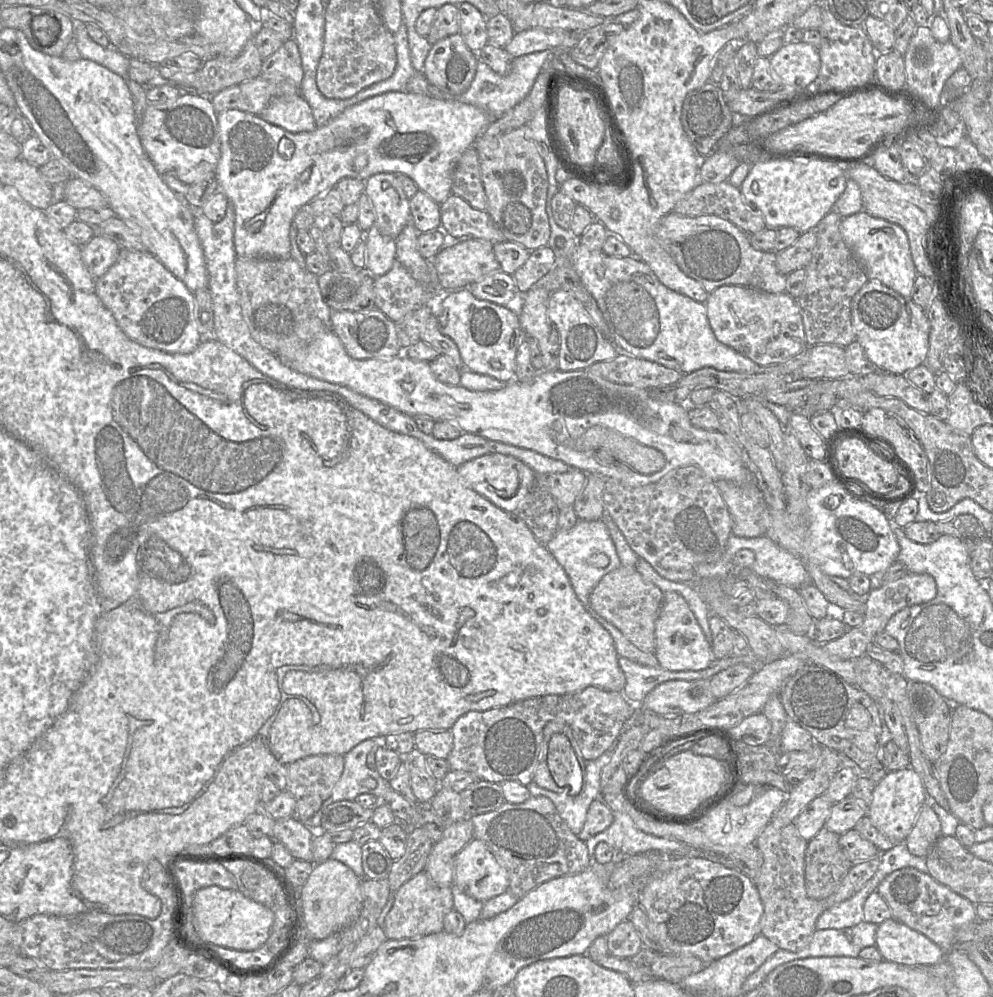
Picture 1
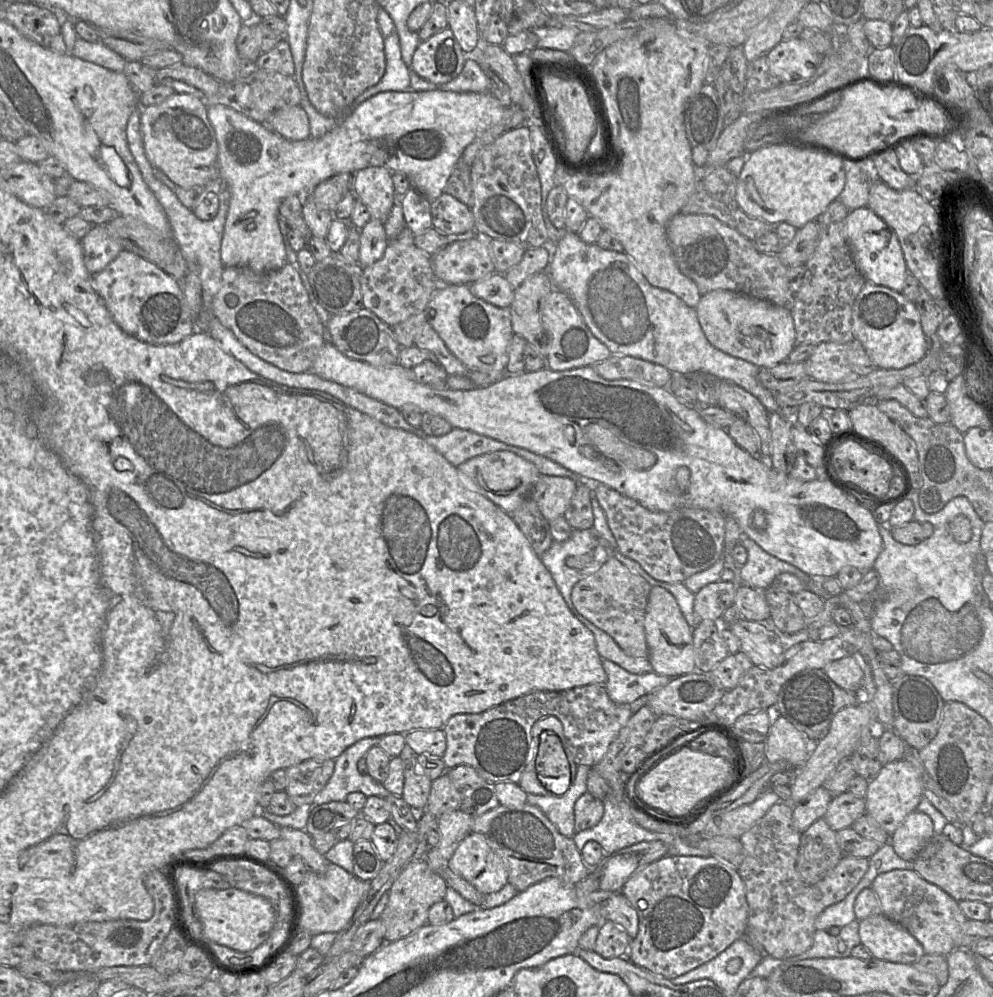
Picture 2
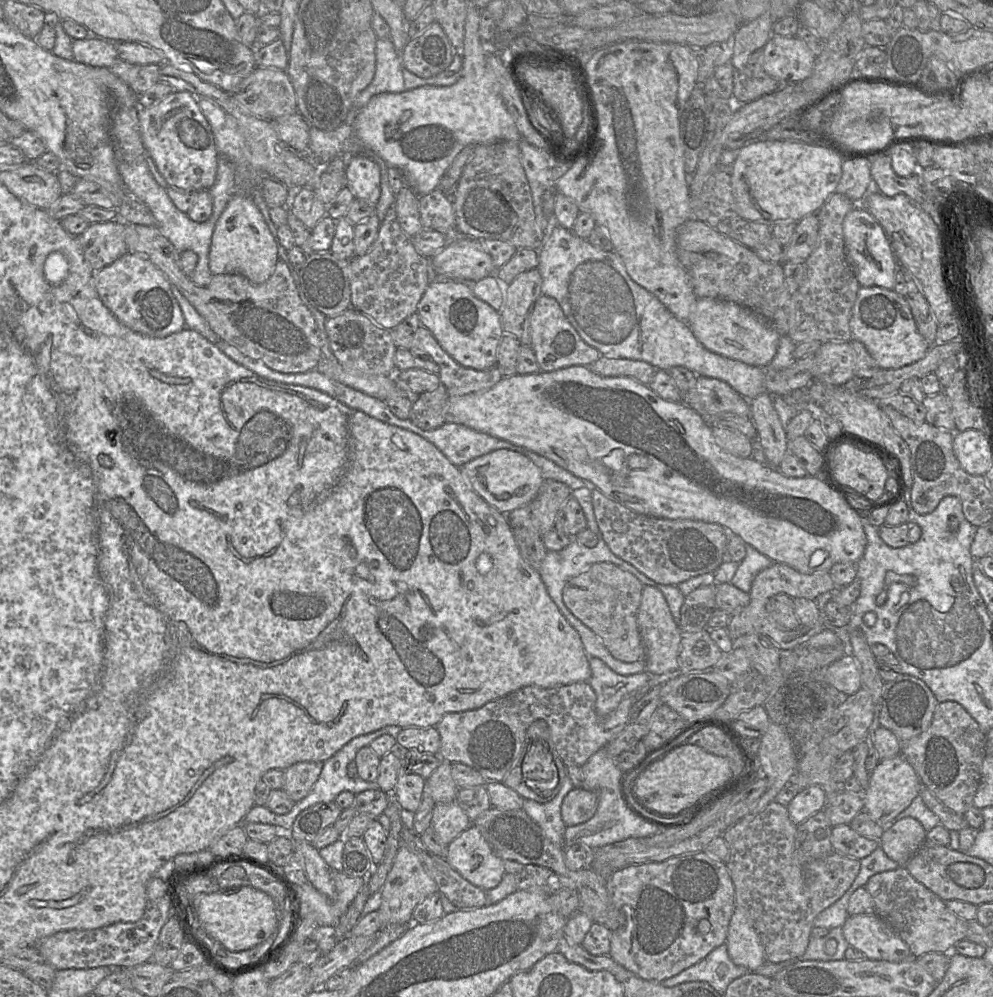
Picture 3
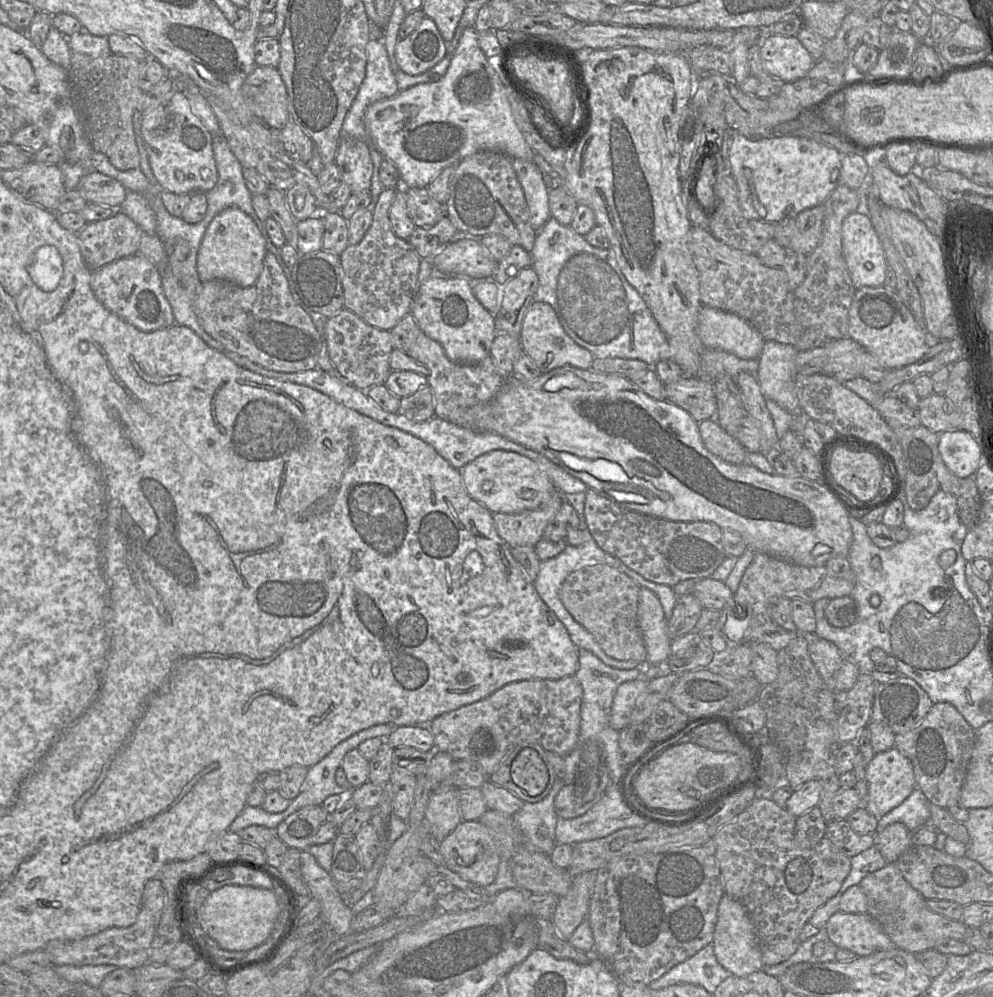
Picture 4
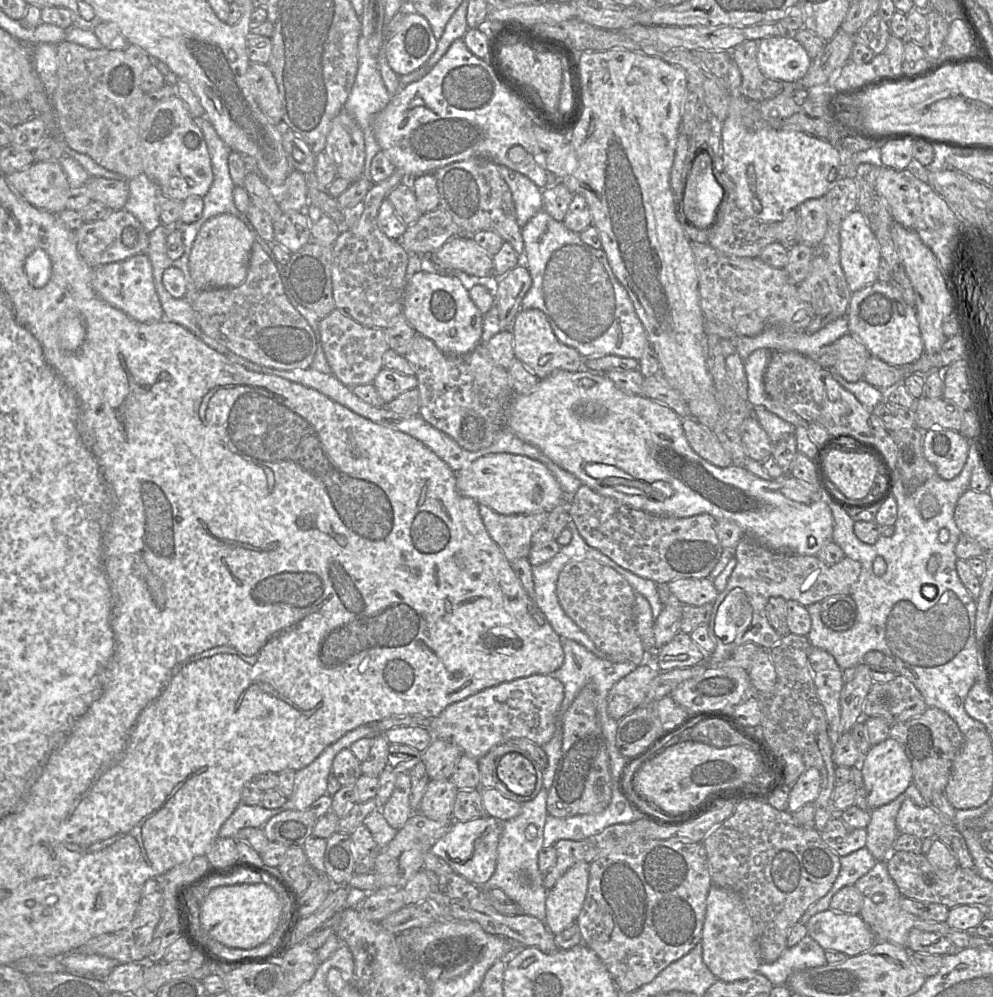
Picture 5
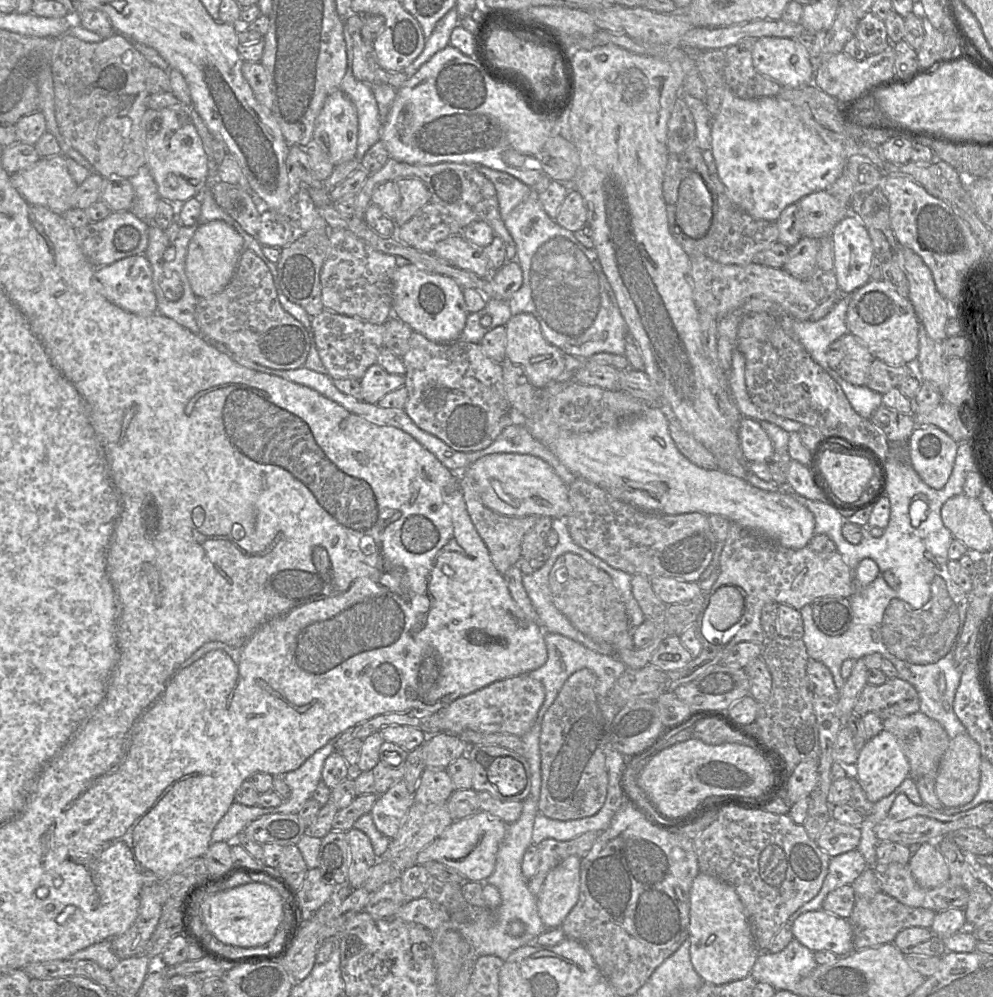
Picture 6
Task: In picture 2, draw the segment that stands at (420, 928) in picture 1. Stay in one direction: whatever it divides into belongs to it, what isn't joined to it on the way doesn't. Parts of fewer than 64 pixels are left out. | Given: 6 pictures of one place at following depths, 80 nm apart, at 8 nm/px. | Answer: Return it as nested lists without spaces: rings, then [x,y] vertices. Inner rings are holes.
[[[426,860],[410,862],[398,875],[388,891],[388,902],[380,915],[385,926],[385,942],[393,942],[410,935],[428,924],[429,908],[444,900],[447,884],[440,875],[432,871]]]

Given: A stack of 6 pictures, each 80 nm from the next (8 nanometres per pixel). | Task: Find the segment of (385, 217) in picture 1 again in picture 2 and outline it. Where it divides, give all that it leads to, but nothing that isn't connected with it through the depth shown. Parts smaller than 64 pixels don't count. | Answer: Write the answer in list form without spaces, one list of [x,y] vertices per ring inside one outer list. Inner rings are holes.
[[[371,166],[353,173],[352,192],[368,208],[371,219],[383,223],[394,205],[392,172],[384,167]]]

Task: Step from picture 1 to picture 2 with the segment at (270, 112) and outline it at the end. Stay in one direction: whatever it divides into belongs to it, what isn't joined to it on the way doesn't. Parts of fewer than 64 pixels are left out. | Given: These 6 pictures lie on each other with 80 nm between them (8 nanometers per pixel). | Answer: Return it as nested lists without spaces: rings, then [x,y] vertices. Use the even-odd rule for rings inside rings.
[[[301,105],[277,110],[266,125],[278,135],[291,141],[301,141],[310,137],[309,118]]]

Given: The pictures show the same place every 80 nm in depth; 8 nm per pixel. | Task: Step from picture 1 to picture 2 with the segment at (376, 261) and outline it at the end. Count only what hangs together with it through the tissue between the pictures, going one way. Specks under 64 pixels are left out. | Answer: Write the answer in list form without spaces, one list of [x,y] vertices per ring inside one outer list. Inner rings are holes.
[[[371,219],[360,229],[360,248],[358,264],[363,268],[378,261],[388,245],[383,222]]]

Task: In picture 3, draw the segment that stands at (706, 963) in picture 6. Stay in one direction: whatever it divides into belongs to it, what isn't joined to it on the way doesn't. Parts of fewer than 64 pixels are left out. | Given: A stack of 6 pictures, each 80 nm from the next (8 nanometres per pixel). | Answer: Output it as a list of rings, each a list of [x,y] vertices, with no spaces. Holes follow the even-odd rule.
[[[735,906],[725,945],[731,961],[749,972],[764,964],[765,955],[756,930],[745,913]]]

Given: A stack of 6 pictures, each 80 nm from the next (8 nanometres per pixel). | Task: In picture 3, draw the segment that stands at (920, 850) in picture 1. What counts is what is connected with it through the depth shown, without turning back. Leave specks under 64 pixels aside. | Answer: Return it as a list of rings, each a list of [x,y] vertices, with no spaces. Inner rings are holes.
[[[912,817],[902,818],[884,828],[879,846],[891,860],[905,865],[924,843],[926,834],[927,831],[918,820]]]

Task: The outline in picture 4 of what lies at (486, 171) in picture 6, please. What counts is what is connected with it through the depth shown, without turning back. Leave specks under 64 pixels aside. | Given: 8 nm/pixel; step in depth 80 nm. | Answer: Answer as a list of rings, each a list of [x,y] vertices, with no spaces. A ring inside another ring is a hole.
[[[512,159],[512,164],[524,191],[530,223],[539,231],[551,218],[549,189],[545,184],[543,173],[534,161]]]

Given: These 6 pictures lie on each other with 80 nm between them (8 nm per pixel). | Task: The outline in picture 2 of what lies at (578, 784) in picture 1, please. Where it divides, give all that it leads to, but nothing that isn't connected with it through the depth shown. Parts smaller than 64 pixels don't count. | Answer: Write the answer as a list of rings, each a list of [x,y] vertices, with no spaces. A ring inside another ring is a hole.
[[[544,730],[534,759],[537,777],[548,790],[562,796],[572,784],[572,773],[559,736]]]

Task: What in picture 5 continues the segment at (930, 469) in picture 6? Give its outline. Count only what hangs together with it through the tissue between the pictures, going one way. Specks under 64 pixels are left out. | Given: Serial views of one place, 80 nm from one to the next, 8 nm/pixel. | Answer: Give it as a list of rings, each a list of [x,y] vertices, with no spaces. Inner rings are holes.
[[[950,429],[924,431],[923,452],[944,480],[955,478],[963,469],[970,448],[970,440]]]

